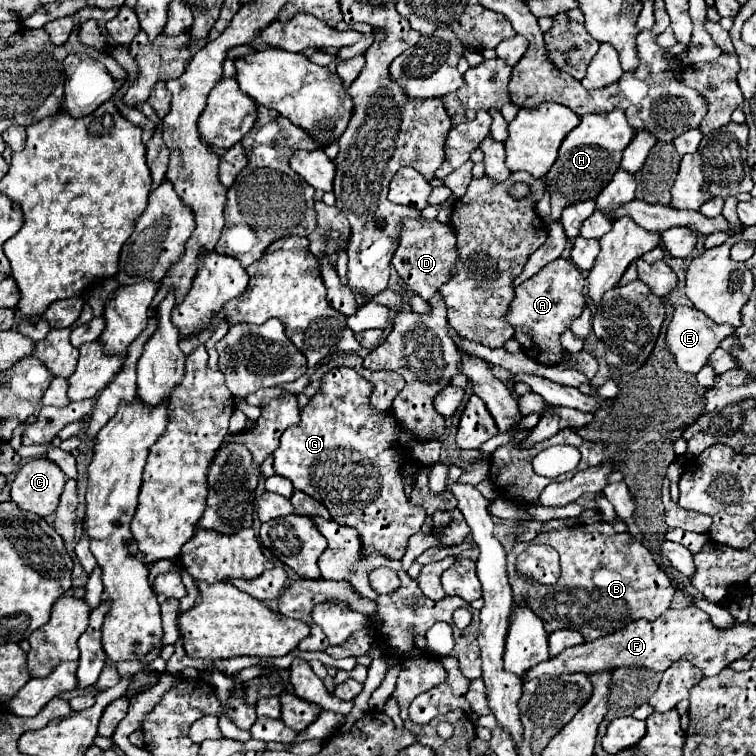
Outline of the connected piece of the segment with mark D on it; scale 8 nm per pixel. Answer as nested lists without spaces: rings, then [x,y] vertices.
[[[404,219],[404,227],[400,233],[400,245],[396,249],[396,255],[392,259],[392,265],[396,267],[398,275],[404,279],[404,283],[420,295],[424,301],[430,301],[438,287],[448,281],[448,275],[452,273],[452,267],[458,259],[456,255],[456,235],[448,223],[440,221],[428,221],[428,219]]]

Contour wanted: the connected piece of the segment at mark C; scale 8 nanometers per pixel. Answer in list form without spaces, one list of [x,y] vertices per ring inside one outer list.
[[[32,459],[20,467],[12,485],[12,501],[20,509],[48,517],[56,511],[66,475],[50,459]]]

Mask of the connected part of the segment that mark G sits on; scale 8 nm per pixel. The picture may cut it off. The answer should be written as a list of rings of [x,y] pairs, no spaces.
[[[336,367],[324,375],[322,389],[302,409],[300,423],[288,427],[282,433],[280,447],[276,449],[274,471],[280,477],[290,479],[294,489],[304,491],[306,495],[324,503],[336,523],[356,529],[362,543],[362,557],[380,553],[388,559],[402,559],[406,543],[414,533],[420,531],[426,519],[426,511],[424,507],[412,505],[404,493],[396,451],[392,449],[392,445],[398,441],[398,423],[390,415],[378,415],[378,411],[368,405],[370,393],[372,383],[362,379],[354,369]]]

